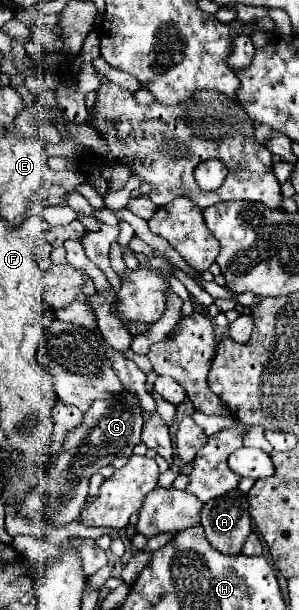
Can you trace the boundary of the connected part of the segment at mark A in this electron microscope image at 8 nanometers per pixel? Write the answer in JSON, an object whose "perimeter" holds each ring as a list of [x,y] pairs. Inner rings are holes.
{"perimeter":[[[234,489],[202,507],[200,527],[208,543],[224,555],[238,555],[250,535],[248,499],[240,489]]]}

